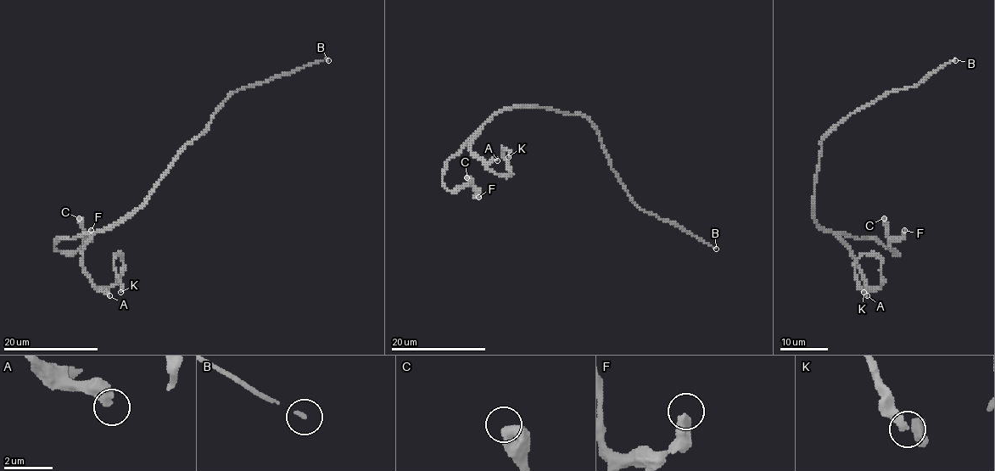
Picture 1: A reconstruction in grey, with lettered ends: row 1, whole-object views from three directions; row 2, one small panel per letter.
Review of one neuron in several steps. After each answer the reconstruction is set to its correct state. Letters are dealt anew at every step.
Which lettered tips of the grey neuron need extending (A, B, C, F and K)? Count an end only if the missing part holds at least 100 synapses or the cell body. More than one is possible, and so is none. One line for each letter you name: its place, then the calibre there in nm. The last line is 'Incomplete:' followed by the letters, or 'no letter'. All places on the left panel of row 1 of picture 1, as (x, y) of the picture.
B: at (328, 60); 130 nm thick
Incomplete: B

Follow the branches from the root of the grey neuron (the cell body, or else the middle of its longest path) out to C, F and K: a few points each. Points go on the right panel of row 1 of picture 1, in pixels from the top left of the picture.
C: (815, 182), (813, 217), (822, 227), (858, 238), (875, 238), (897, 251), (890, 248), (884, 218)
F: (815, 182), (813, 217), (822, 227), (875, 238), (893, 251), (890, 243), (904, 230)
K: (815, 182), (815, 221), (848, 248), (869, 287), (881, 286), (881, 260), (863, 254), (855, 262), (863, 292)

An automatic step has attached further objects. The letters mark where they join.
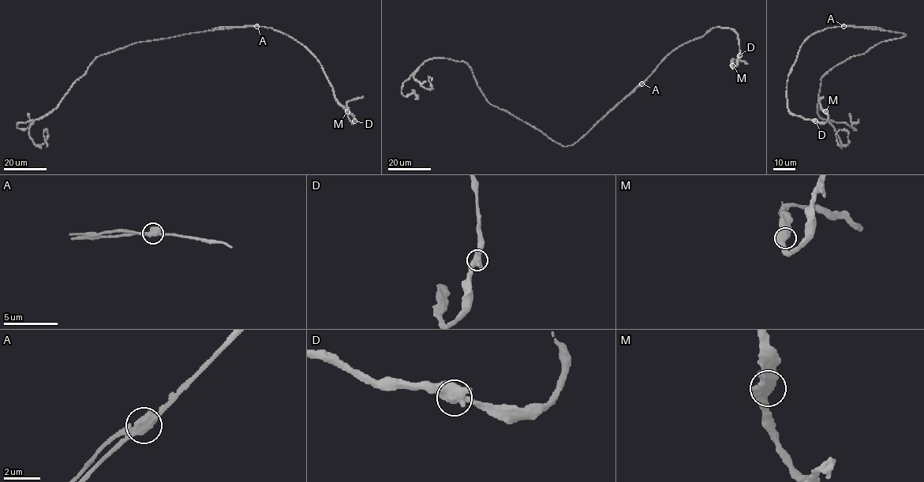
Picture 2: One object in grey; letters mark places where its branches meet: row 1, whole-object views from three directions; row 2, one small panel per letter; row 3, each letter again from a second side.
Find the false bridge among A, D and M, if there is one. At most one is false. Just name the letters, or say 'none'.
A

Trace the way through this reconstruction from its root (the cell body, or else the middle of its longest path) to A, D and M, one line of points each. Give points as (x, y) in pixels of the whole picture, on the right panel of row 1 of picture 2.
A: (899, 33), (843, 26)
D: (899, 33), (837, 26), (818, 31), (802, 43), (787, 80), (787, 106), (793, 114), (815, 121)
M: (899, 33), (837, 26), (818, 31), (802, 43), (787, 80), (788, 110), (820, 122), (828, 118), (825, 111)

